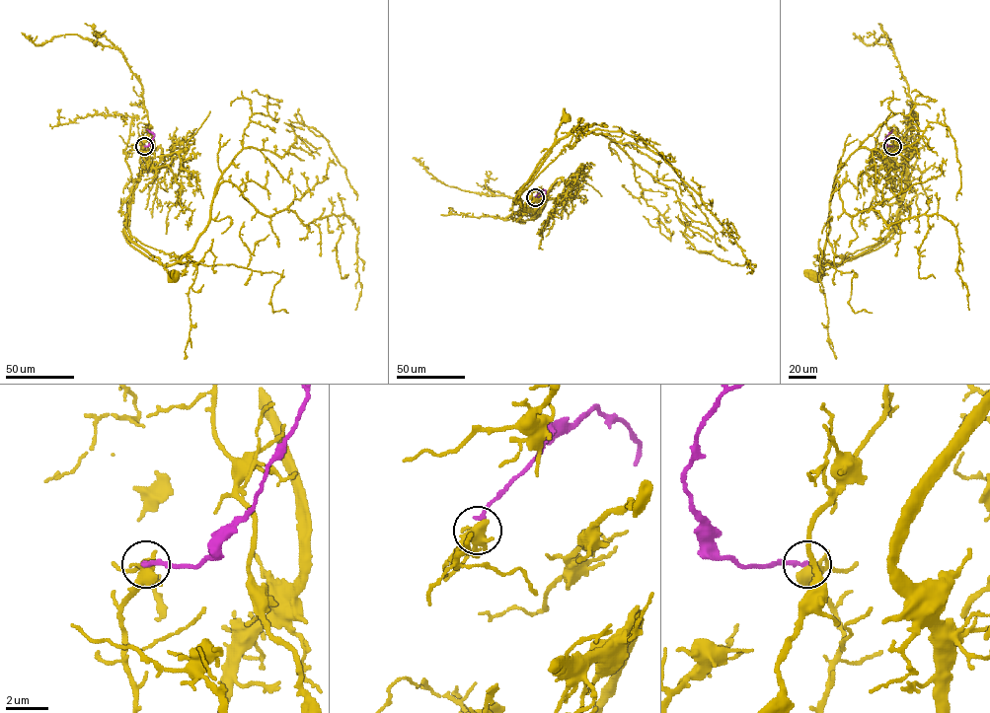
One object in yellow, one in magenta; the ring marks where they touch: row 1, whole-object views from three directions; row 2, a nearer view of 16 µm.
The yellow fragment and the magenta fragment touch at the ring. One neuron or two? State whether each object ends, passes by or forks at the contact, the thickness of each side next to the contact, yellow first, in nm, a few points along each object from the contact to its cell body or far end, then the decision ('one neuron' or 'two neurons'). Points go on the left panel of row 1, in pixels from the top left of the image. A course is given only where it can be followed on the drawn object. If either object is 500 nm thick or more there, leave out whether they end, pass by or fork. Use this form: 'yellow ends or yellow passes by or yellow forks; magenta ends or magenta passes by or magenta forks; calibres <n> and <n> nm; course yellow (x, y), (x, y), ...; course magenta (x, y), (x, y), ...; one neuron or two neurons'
yellow forks; magenta ends; calibres 400 and 220 nm; course yellow (144, 146), (143, 158), (152, 168), (146, 166), (141, 172), (124, 220), (124, 233), (175, 274); course magenta (144, 146), (149, 145), (155, 135), (146, 129); two neurons

